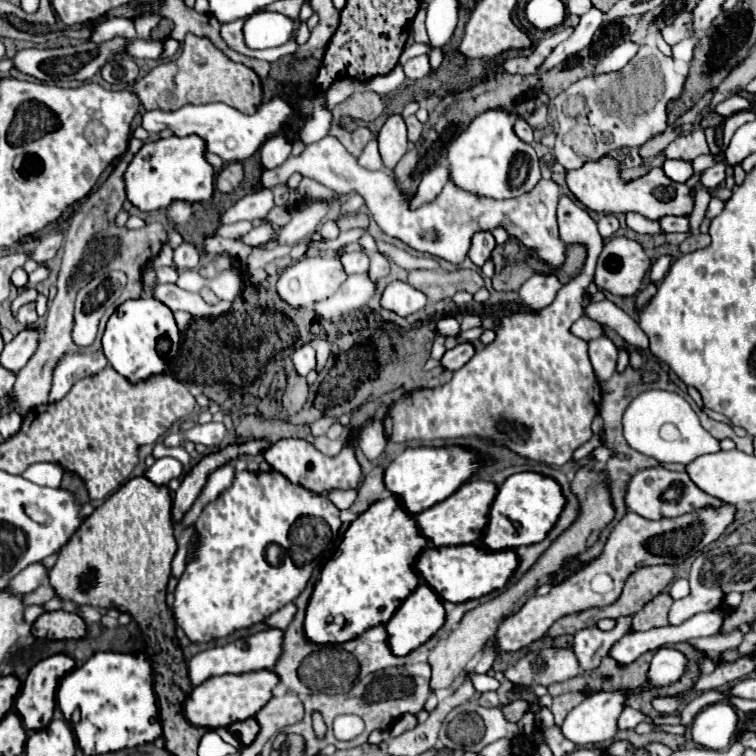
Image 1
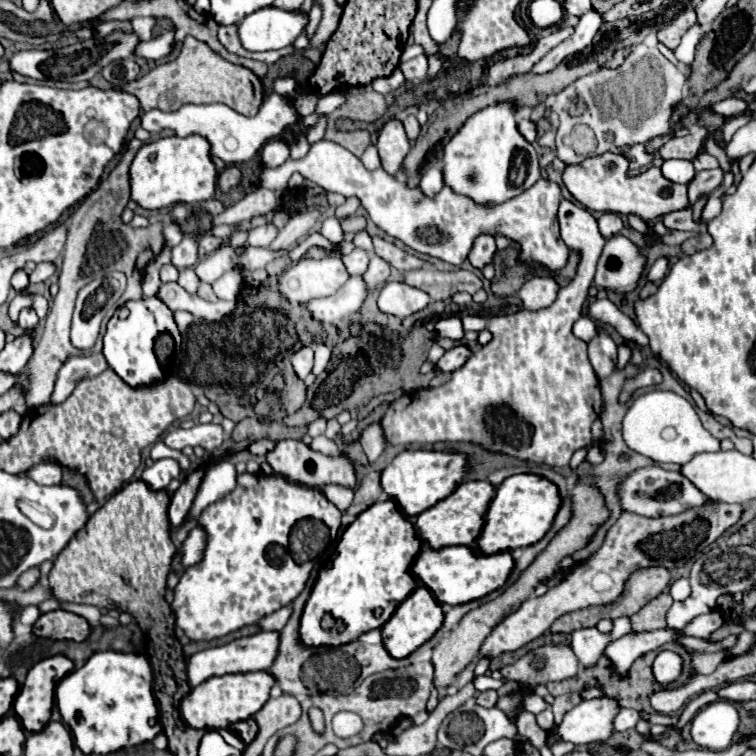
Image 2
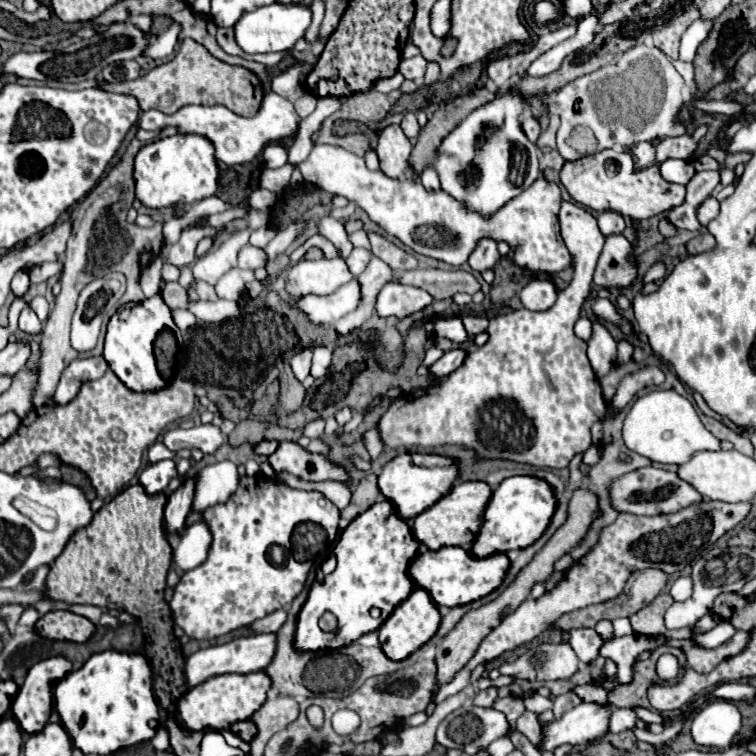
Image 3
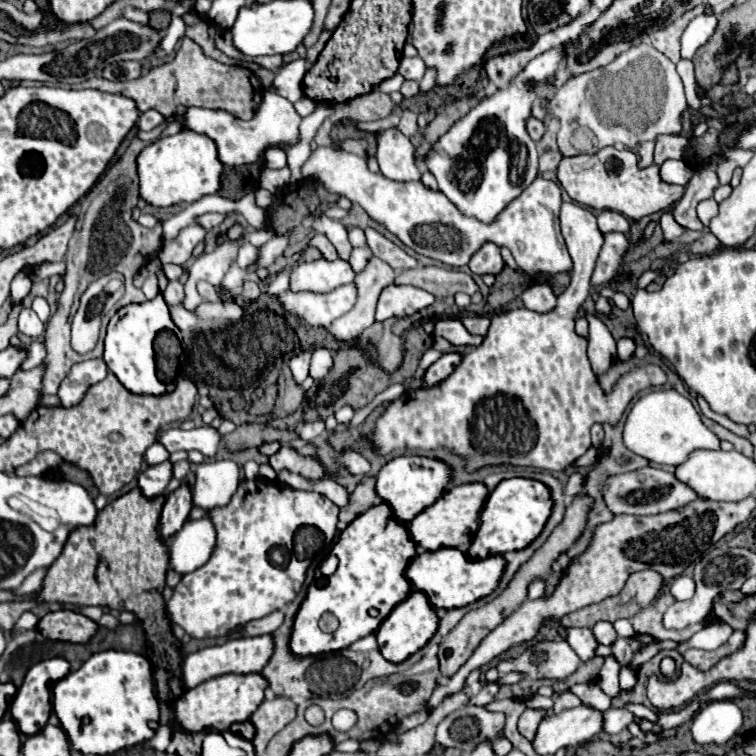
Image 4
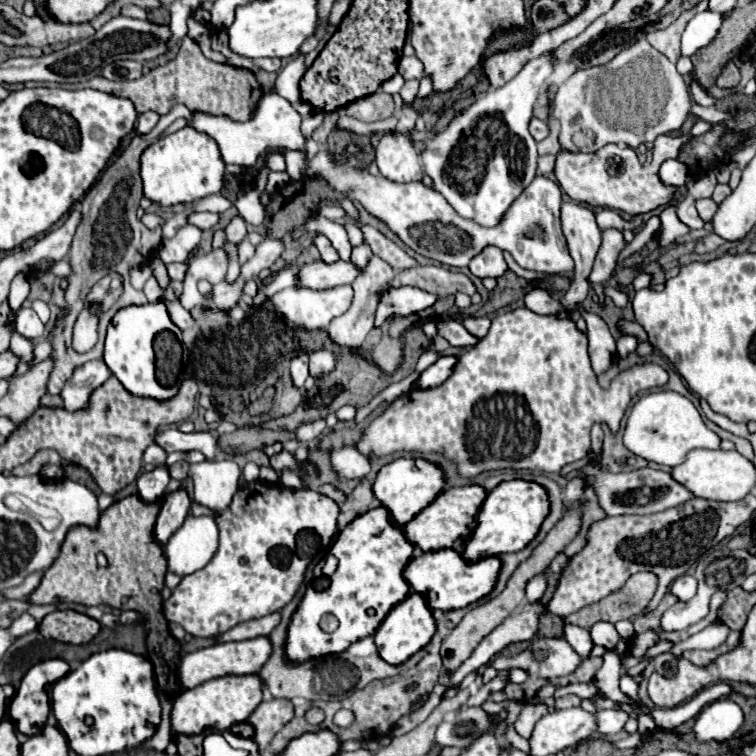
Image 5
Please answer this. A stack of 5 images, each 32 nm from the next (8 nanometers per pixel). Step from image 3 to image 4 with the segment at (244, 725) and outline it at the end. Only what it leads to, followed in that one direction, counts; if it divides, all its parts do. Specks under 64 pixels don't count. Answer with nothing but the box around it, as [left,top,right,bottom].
[230,720,256,740]

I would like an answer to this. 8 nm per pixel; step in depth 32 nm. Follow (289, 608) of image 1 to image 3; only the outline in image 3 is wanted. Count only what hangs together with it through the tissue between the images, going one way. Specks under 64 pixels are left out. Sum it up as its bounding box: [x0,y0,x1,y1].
[252,610,288,632]

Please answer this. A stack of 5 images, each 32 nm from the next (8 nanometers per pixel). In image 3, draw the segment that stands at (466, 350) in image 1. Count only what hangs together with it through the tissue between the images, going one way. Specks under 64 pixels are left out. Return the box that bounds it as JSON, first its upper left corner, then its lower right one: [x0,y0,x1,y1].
[430,348,466,378]

